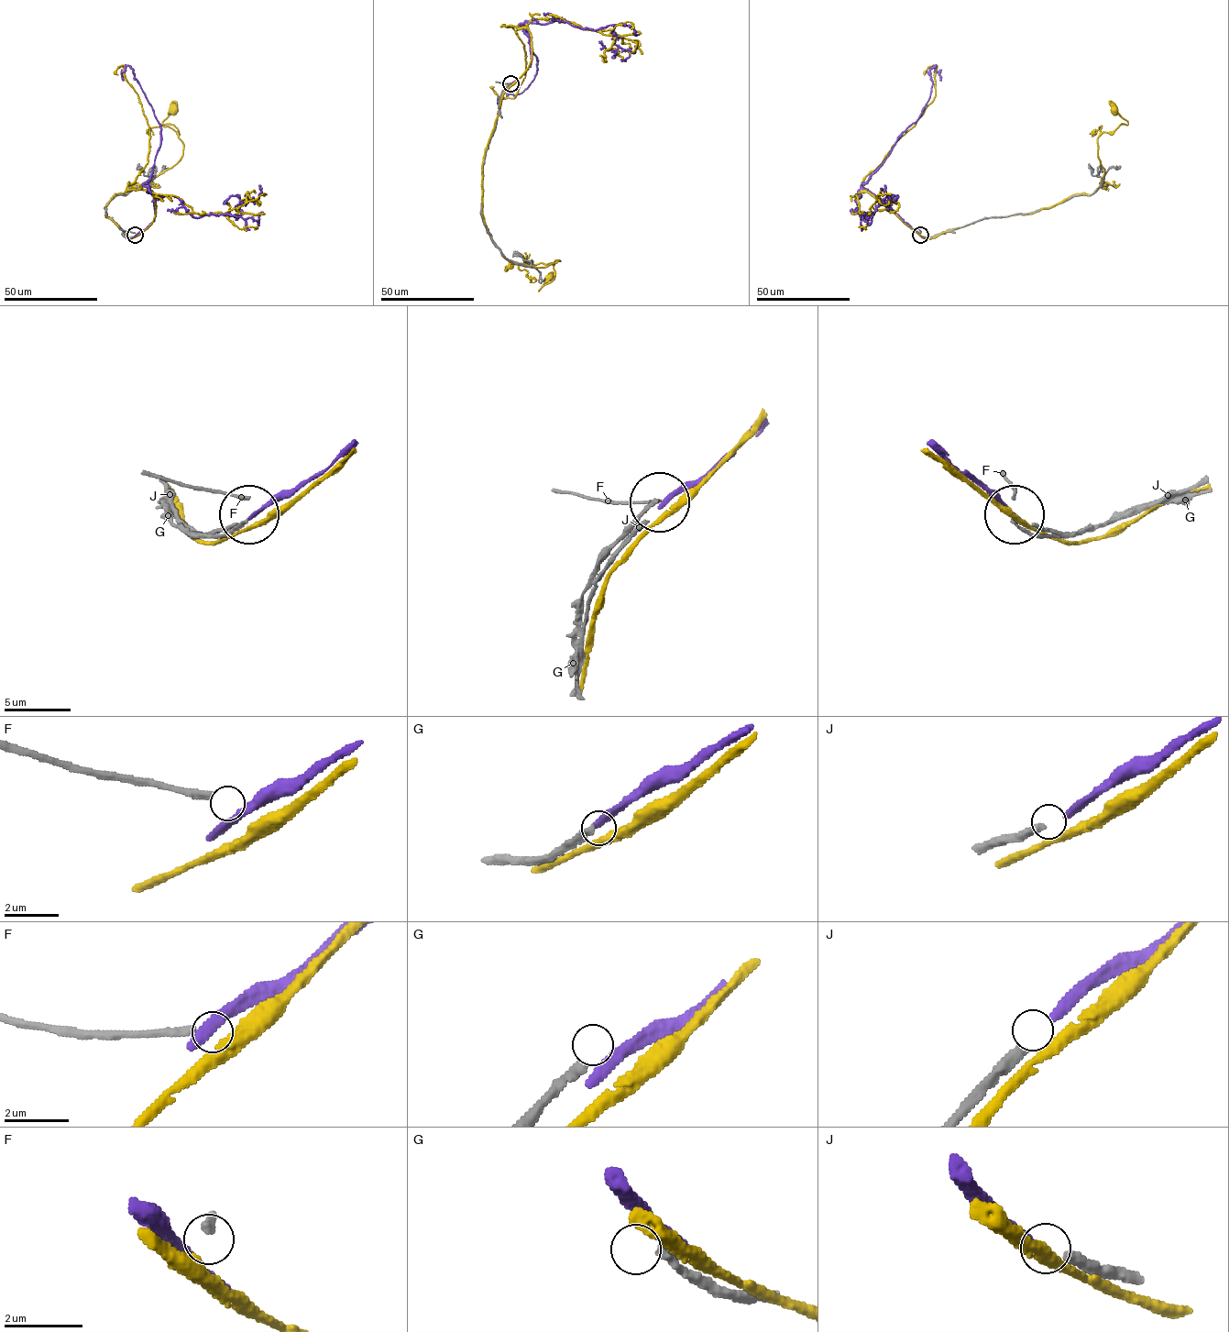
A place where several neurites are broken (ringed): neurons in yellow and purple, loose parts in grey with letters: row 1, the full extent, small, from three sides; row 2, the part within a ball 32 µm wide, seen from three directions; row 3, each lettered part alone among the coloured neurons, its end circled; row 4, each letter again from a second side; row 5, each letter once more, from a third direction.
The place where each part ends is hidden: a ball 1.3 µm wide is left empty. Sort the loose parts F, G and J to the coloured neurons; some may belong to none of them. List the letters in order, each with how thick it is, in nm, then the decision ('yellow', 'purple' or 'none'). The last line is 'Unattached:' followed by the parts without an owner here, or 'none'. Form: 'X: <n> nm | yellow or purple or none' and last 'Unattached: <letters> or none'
F: 260 nm | none
G: 260 nm | none
J: 320 nm | purple
Unattached: F, G

